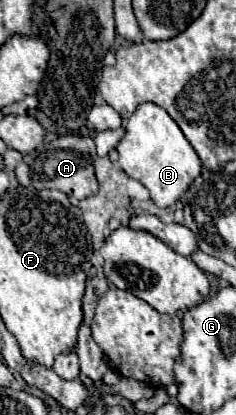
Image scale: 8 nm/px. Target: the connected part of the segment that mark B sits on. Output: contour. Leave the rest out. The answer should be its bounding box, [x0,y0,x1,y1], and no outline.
[117,103,201,207]

